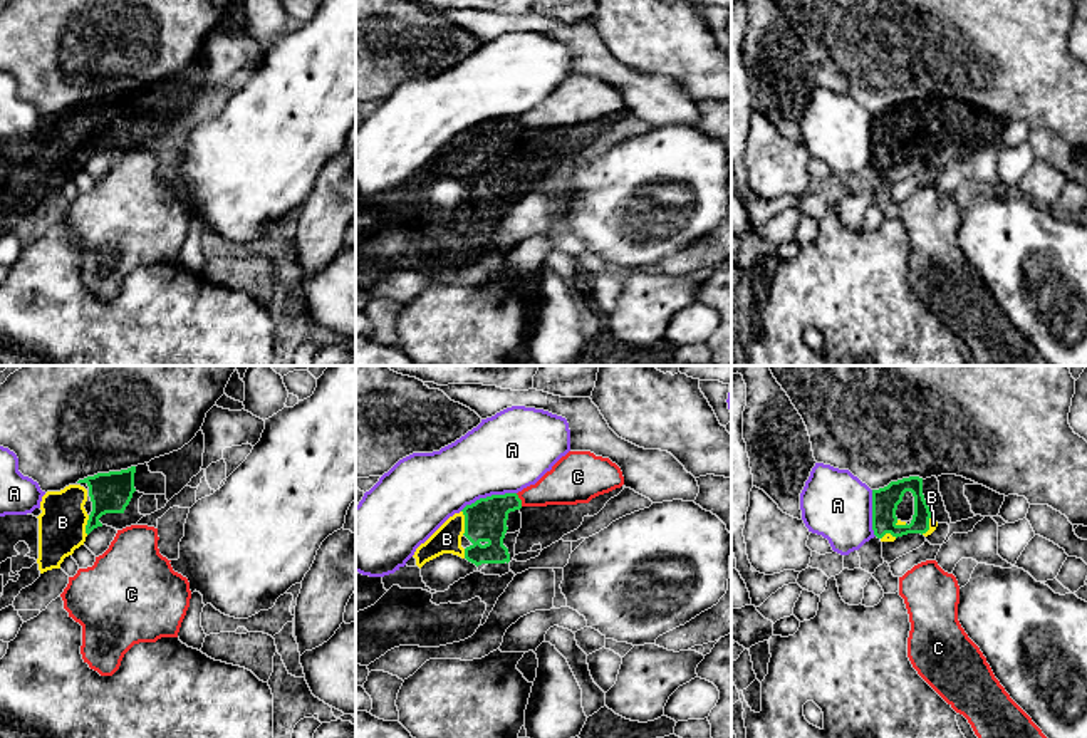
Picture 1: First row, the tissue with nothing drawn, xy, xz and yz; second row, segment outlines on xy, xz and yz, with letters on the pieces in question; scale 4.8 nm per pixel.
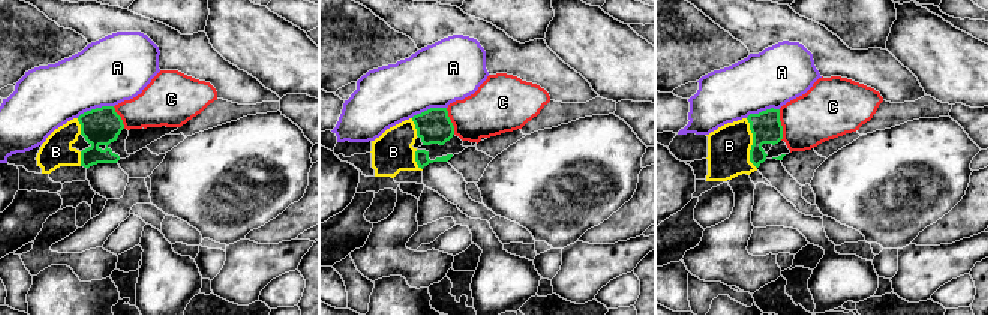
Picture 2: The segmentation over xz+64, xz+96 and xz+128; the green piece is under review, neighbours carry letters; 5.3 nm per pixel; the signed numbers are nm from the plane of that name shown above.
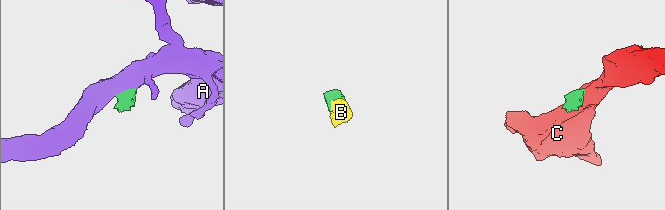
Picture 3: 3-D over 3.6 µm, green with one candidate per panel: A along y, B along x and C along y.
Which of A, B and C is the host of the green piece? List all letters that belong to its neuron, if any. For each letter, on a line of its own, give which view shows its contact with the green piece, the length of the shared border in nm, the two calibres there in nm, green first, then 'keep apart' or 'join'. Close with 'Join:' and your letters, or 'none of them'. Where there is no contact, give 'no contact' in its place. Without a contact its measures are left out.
A: xz | 280 nm | 200/380 nm | keep apart
B: xz | 120 nm | 200/140 nm | join
C: xz | 70 nm | 200/220 nm | keep apart
Join: B

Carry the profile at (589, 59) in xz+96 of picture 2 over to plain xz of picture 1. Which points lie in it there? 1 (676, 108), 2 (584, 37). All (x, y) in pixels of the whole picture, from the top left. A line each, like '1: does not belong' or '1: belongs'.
1: does not belong
2: does not belong

